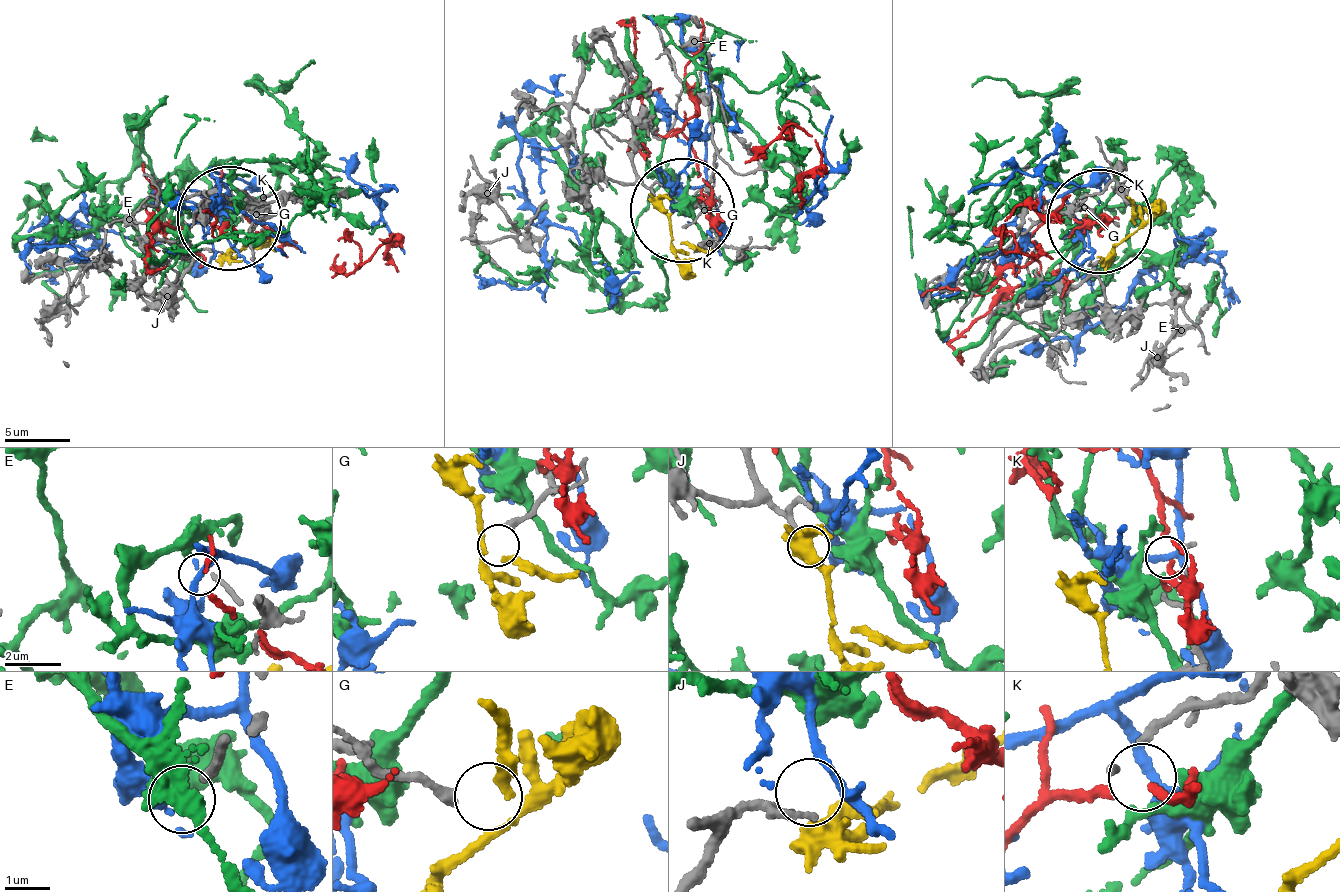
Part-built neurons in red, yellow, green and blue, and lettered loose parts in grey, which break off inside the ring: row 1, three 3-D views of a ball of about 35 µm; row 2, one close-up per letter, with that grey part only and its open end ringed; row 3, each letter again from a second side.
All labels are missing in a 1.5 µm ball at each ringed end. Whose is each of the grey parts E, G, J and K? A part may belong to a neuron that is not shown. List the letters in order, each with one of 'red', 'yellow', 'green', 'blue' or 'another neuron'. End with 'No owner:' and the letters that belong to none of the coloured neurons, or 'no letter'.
E: another neuron
G: another neuron
J: yellow
K: red
No owner: E, G

